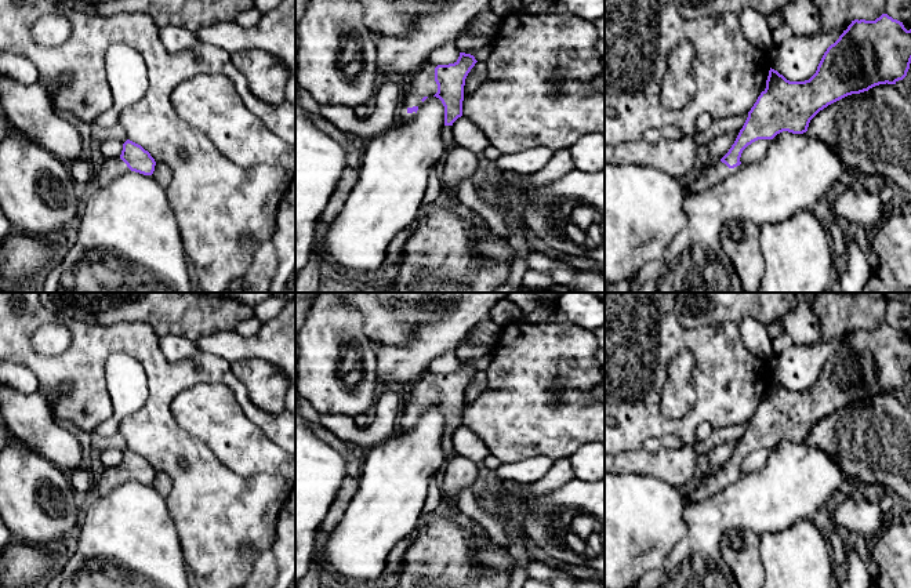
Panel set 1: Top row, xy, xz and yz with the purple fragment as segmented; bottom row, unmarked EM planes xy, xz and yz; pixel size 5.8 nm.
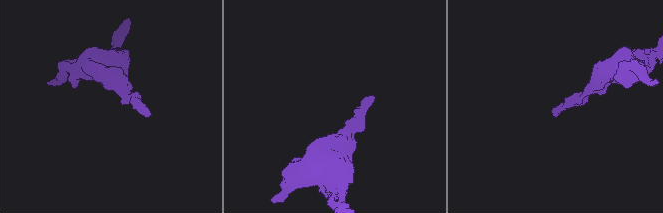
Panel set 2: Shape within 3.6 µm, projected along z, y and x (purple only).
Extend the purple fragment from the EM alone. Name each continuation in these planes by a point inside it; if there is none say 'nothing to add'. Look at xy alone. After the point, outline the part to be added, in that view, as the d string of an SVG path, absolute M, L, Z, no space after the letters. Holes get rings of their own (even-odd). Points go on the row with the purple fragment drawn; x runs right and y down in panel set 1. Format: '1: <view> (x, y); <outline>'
1: xy (109, 169); M120 156L112 157L112 159L105 159L101 164L94 167L92 185L104 188L104 186L109 185L119 175L130 173L130 171L131 170L120 159Z

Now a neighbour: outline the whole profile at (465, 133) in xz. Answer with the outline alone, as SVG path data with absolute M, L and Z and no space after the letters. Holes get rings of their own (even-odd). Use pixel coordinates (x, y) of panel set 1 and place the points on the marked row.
M461 116L453 123L453 139L458 146L464 146L476 155L490 145L486 135L467 117Z

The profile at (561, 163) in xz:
M570 149L555 150L548 163L541 170L530 175L530 184L523 192L526 204L534 204L536 195L542 186L560 179L563 175L574 168L576 166Z

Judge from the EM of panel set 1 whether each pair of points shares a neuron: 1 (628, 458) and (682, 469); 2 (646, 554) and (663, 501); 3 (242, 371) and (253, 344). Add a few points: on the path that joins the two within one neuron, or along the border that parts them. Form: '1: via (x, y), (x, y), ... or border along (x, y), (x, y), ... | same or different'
1: via (642, 463), (668, 465) | same
2: via (646, 541), (646, 518), (650, 514) | same
3: border along (231, 362), (261, 358), (278, 367) | different

